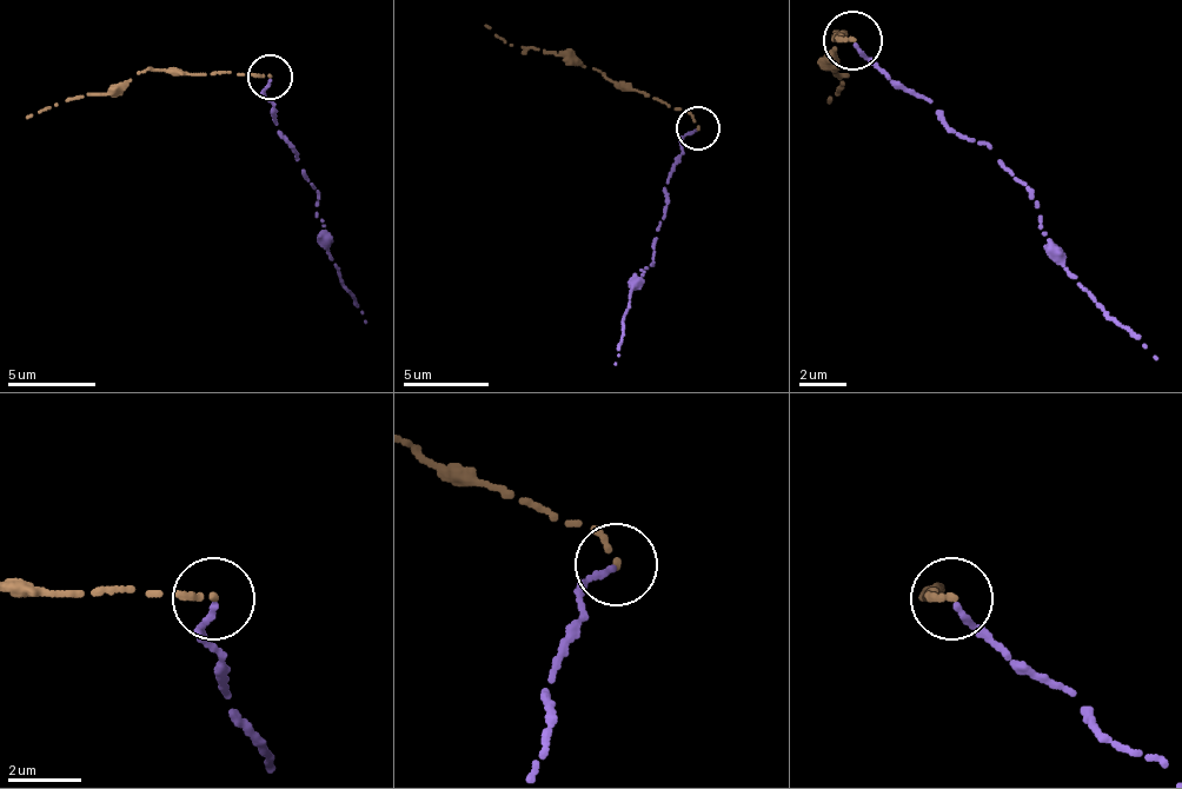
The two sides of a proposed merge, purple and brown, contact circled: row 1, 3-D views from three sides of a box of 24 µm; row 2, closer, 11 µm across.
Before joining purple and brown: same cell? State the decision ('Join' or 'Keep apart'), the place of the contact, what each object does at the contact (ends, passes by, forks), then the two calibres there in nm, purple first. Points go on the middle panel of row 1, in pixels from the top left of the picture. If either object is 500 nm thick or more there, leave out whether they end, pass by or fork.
Keep apart. Place: (698, 128). At the ring purple ends. At the ring brown ends. Thickness 160 nm (purple) against 160 nm

